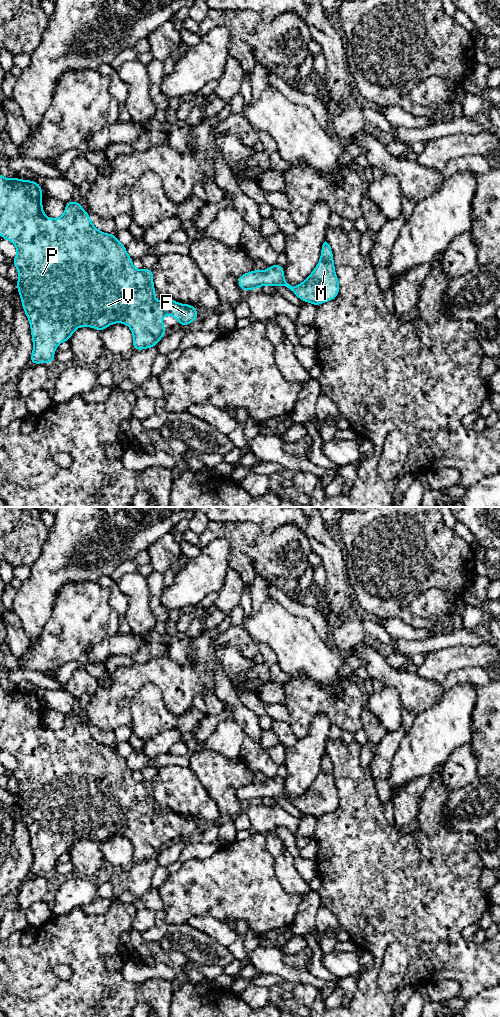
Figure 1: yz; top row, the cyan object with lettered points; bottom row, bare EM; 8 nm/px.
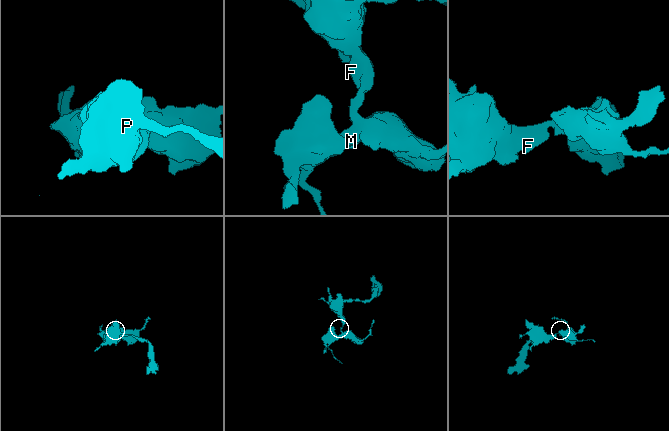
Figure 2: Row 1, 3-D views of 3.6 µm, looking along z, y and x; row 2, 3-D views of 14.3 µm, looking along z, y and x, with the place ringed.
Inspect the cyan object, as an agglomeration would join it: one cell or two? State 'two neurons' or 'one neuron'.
one neuron

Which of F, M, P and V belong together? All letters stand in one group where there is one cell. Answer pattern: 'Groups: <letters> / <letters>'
Groups: F M P V

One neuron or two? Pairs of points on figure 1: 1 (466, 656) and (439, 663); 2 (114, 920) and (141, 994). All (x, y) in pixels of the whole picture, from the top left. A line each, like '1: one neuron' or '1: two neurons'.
1: one neuron
2: one neuron

